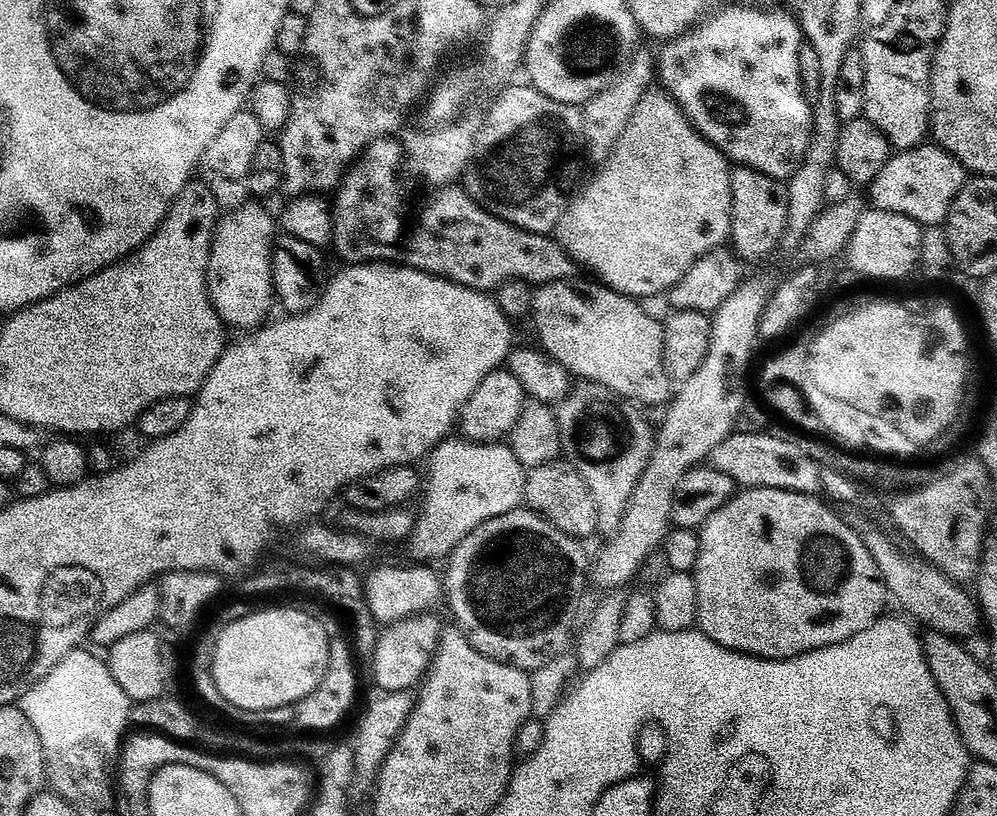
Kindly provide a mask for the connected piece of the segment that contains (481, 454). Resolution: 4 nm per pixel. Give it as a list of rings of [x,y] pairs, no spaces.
[[[496,442],[448,443],[437,444],[427,457],[428,480],[426,476],[422,488],[424,505],[420,508],[420,516],[418,512],[415,517],[412,533],[406,540],[409,550],[420,562],[432,562],[428,560],[451,553],[484,521],[513,511],[522,492],[522,468],[510,448]]]

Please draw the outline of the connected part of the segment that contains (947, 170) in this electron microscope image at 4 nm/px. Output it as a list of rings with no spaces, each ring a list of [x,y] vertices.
[[[912,148],[909,152],[893,155],[871,177],[872,204],[878,212],[893,212],[910,220],[915,220],[921,226],[927,224],[939,225],[943,221],[949,204],[956,193],[960,191],[961,165],[956,163],[942,148]]]

